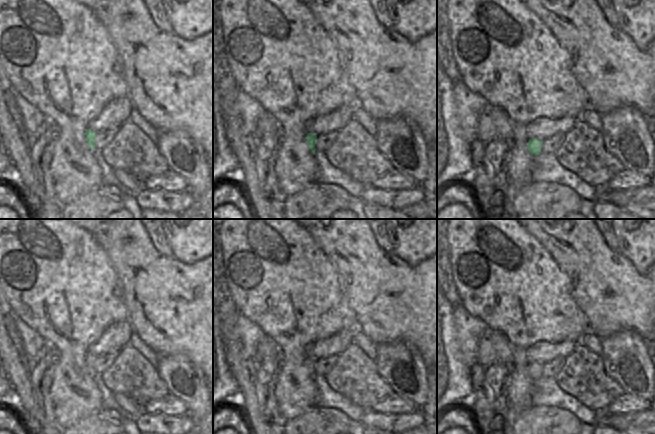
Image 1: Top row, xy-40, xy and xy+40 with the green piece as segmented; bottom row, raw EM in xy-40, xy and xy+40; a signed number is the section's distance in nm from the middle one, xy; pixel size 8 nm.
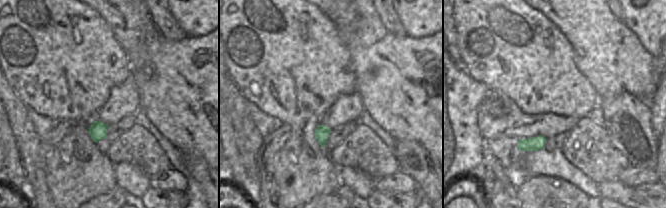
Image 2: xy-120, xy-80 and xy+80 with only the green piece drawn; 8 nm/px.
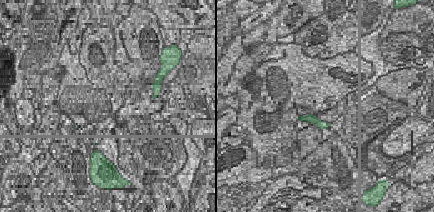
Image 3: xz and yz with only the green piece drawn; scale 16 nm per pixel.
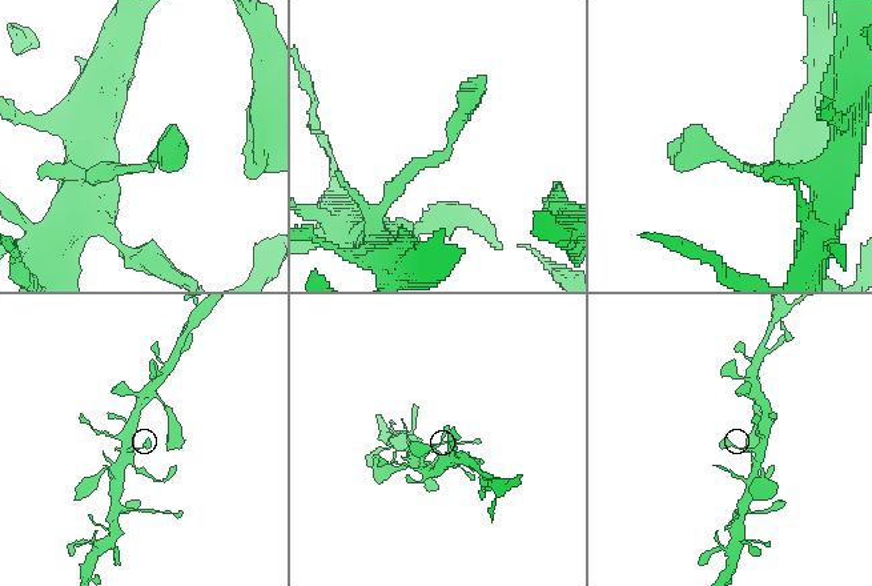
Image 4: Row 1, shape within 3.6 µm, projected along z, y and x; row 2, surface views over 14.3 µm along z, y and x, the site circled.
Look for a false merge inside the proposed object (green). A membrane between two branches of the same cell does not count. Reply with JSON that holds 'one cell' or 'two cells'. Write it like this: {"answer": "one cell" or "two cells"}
{"answer": "one cell"}

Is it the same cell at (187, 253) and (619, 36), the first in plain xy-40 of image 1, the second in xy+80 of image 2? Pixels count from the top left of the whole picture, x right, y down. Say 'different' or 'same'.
different

